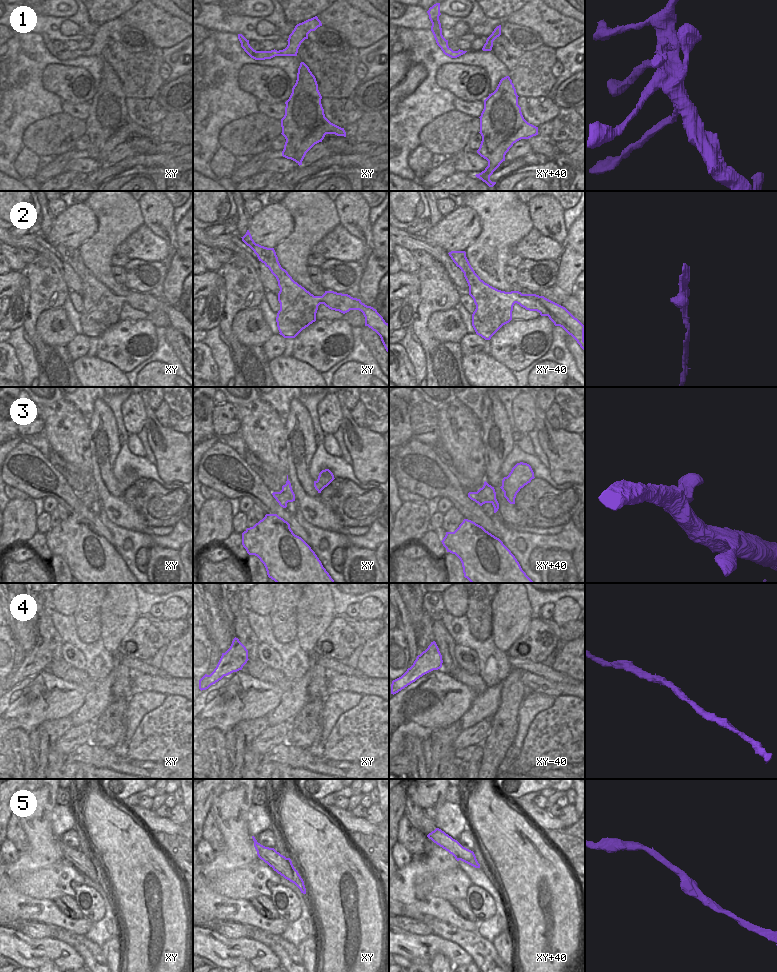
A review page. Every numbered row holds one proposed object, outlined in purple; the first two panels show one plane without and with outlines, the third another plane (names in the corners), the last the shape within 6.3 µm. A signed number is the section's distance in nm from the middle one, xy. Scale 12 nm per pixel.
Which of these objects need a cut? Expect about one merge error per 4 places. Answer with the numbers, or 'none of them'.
none of them

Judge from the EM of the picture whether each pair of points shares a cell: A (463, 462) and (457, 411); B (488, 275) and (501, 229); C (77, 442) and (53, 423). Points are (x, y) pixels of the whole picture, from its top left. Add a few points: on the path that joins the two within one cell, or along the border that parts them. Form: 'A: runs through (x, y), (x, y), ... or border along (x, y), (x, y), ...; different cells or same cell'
A: runs through (463, 449), (463, 428), (459, 424); same cell
B: runs through (490, 264), (490, 251), (497, 240); same cell
C: runs through (71, 437), (63, 429), (58, 429); same cell

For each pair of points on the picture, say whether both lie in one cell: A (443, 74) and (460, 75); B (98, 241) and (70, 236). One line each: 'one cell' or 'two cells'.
A: one cell
B: two cells

